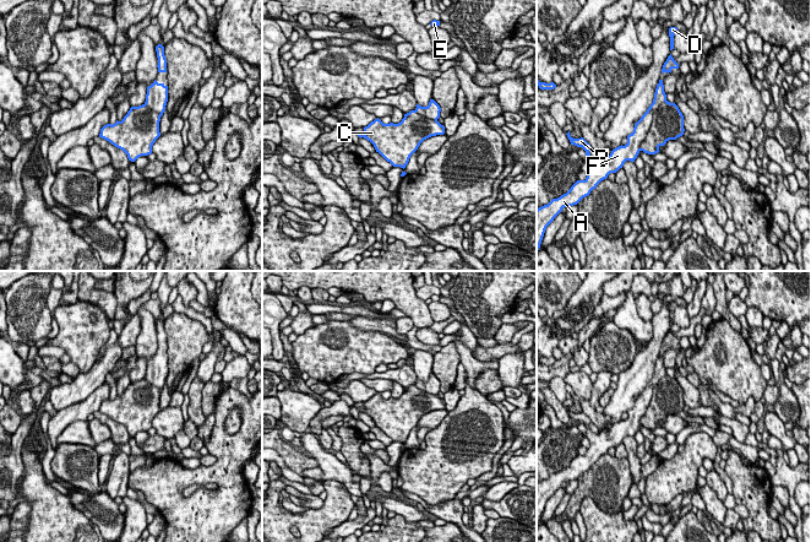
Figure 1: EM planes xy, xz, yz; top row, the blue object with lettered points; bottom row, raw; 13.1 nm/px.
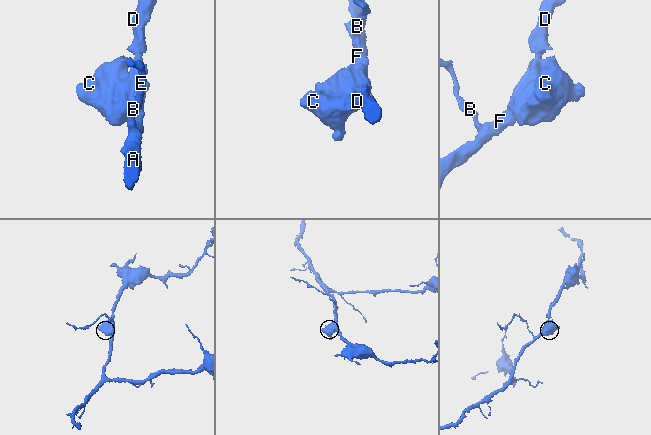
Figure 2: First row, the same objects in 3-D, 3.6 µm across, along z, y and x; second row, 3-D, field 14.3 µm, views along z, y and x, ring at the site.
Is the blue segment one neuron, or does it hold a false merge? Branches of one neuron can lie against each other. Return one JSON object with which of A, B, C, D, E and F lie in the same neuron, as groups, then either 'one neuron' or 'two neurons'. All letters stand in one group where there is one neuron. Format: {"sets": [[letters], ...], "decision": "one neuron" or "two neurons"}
{"sets": [["A", "B", "C", "D", "E", "F"]], "decision": "one neuron"}

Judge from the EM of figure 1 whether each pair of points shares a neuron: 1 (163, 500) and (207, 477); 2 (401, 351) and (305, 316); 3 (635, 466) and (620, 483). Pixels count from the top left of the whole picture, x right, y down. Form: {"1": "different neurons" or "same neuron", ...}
{"1": "same neuron", "2": "different neurons", "3": "different neurons"}

